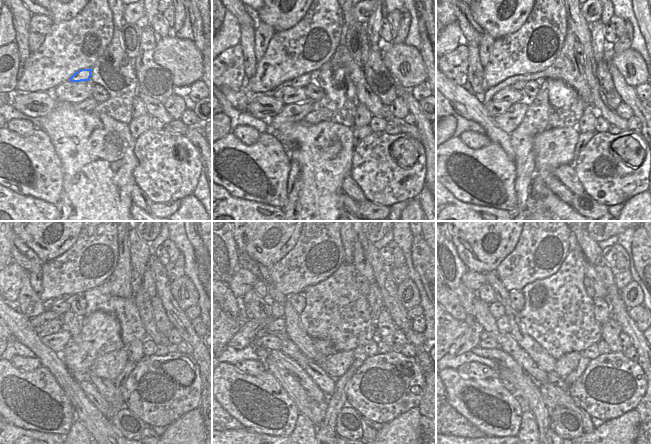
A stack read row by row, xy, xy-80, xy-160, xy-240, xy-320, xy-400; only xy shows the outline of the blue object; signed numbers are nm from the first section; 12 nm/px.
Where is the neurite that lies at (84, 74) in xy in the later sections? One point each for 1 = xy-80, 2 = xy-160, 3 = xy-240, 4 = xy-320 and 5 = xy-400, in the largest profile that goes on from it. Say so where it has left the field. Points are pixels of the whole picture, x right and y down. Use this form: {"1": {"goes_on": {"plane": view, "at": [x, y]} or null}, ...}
{"1": {"goes_on": {"plane": "xy-80", "at": [300, 82]}}, "2": {"goes_on": {"plane": "xy-160", "at": [519, 85]}}, "3": {"goes_on": {"plane": "xy-240", "at": [58, 307]}}, "4": {"goes_on": {"plane": "xy-320", "at": [277, 308]}}, "5": {"goes_on": {"plane": "xy-400", "at": [496, 308]}}}

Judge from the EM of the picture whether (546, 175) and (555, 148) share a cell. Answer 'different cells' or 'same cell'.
same cell

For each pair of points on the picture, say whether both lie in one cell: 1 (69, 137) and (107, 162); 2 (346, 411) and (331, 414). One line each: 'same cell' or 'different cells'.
1: same cell
2: different cells

